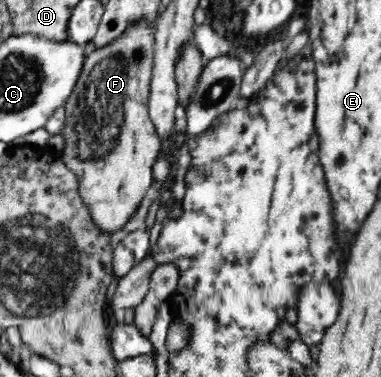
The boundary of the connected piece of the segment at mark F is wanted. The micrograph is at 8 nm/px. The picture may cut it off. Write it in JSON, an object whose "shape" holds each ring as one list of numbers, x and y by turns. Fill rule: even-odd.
{"shape":[[154,24,132,25,124,36,114,44,94,50,84,59,84,64,70,96,66,97,62,149,59,152,62,163,78,181,78,194,85,204,94,227,110,237,113,244,124,235,125,227,146,198,149,188,154,185,154,168,161,150,161,137,149,115,151,70,153,63]]}

